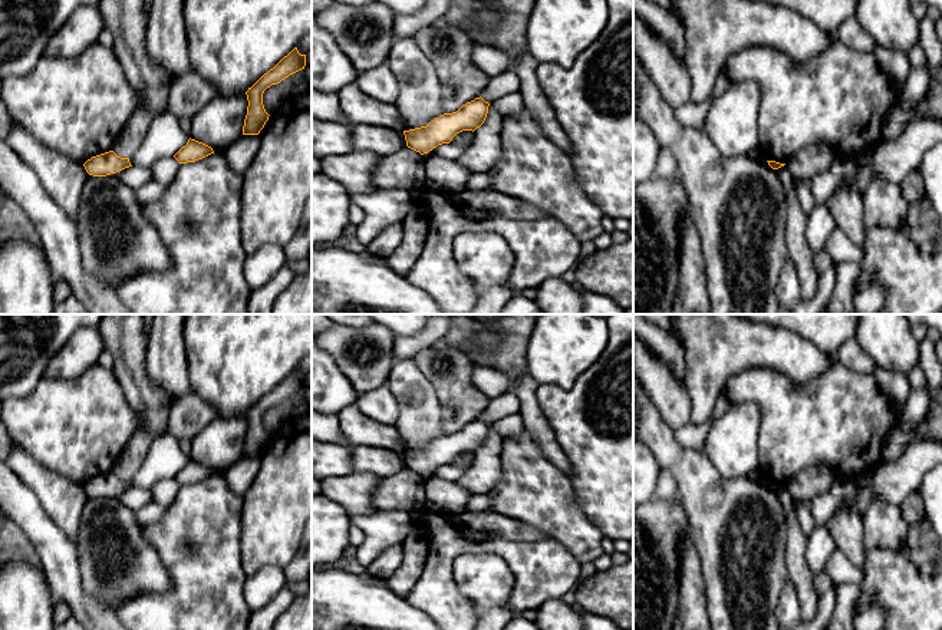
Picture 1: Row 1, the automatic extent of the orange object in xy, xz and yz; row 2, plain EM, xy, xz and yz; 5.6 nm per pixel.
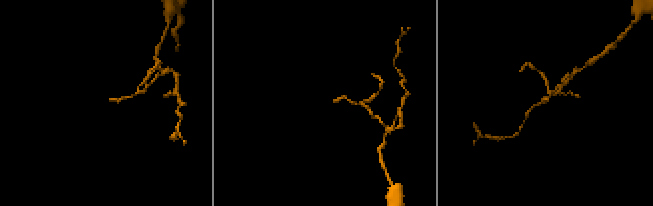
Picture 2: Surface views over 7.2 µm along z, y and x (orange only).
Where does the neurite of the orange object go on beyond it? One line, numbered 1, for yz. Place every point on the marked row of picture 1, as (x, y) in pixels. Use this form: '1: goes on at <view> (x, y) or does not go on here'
1: does not go on here

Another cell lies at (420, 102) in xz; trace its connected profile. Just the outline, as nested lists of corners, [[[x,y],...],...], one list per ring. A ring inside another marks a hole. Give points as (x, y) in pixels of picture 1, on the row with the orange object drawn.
[[[412,37],[393,42],[386,65],[399,82],[395,106],[399,112],[402,131],[426,126],[444,115],[441,82],[435,66]]]

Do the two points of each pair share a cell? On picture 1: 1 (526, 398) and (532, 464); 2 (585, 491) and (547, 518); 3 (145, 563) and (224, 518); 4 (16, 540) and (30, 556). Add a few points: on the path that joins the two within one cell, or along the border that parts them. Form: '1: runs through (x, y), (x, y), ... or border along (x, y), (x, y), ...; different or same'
1: border along (524, 426), (549, 459); different
2: border along (569, 478), (576, 505), (595, 525); different
3: border along (144, 525), (144, 537), (164, 563), (171, 587); different
4: runs through (19, 544), (26, 551); same

